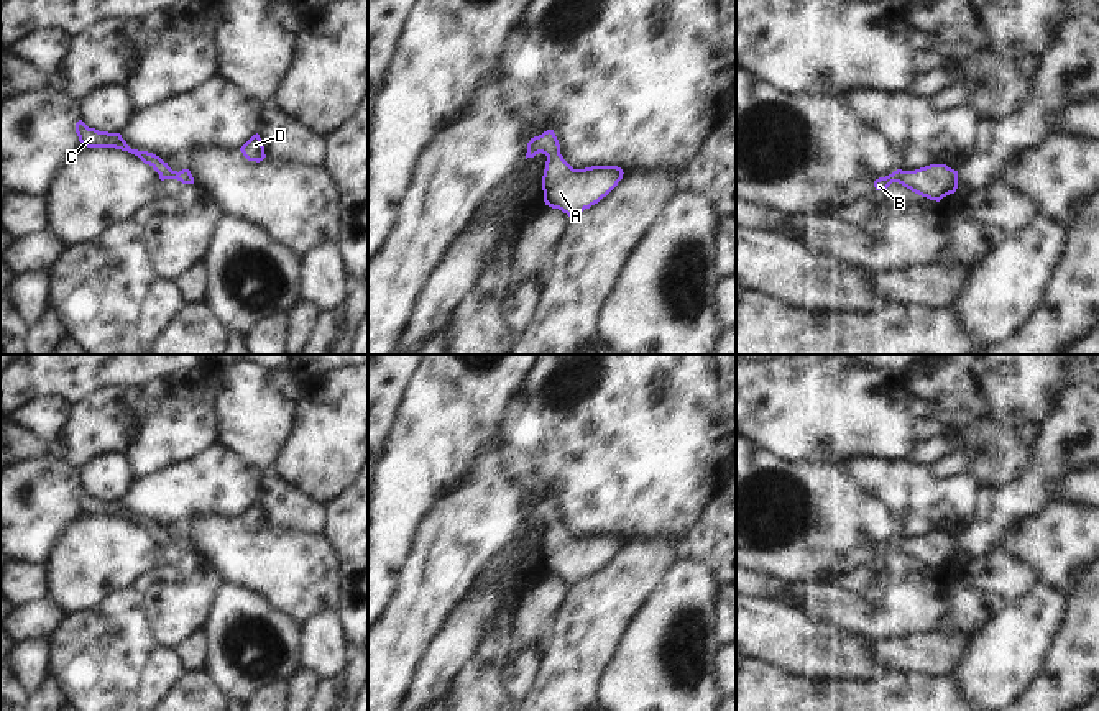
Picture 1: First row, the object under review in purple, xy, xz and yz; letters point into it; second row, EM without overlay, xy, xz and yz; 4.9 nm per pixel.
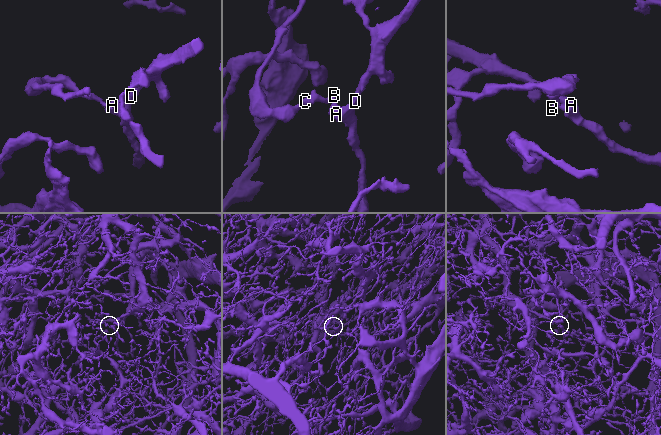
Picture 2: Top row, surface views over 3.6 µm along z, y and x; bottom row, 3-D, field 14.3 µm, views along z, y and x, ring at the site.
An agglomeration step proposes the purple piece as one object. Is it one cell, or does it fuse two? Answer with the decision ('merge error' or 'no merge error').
no merge error

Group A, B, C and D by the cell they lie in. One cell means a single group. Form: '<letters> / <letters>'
A B C D

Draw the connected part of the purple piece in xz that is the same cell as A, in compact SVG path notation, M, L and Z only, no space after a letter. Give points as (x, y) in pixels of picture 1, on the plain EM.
M547 498L527 511L526 527L539 521L547 524L542 544L544 570L568 585L598 571L624 542L618 534L573 537L560 522L554 498Z

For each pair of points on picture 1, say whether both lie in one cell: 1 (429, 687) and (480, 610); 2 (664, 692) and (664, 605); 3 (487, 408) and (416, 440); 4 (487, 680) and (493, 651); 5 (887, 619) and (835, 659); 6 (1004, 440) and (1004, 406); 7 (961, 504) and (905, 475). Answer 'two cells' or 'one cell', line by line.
1: one cell
2: one cell
3: one cell
4: one cell
5: two cells
6: two cells
7: one cell

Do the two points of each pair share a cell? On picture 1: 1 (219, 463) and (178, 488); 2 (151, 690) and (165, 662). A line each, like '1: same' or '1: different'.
1: same
2: same

